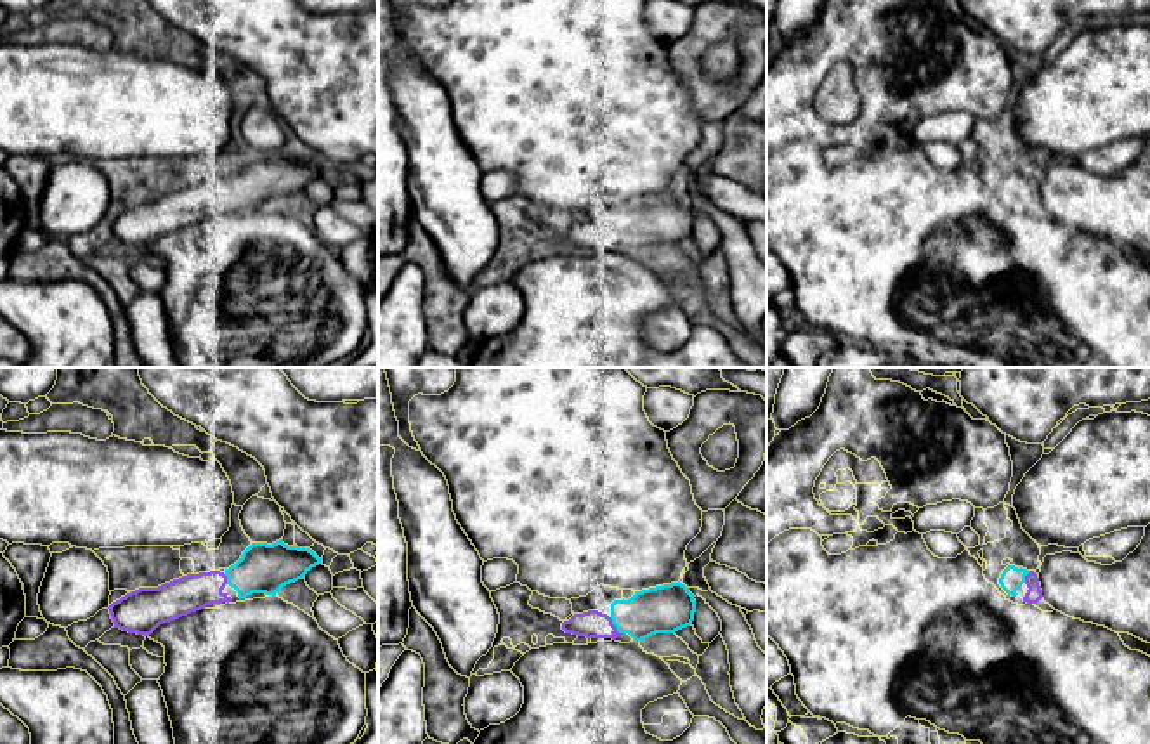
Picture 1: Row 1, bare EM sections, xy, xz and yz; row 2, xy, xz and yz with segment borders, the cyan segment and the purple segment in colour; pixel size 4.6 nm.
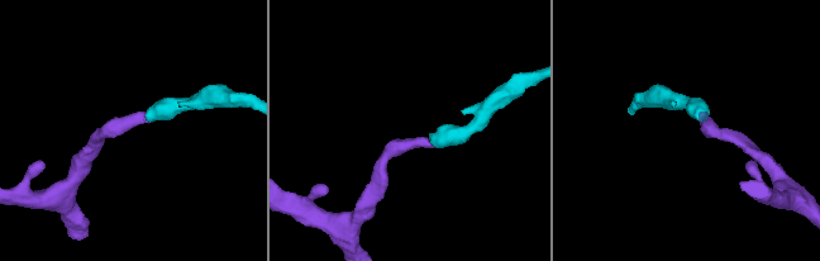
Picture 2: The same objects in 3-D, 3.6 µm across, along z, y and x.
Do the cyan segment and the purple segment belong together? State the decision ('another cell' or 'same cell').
same cell

